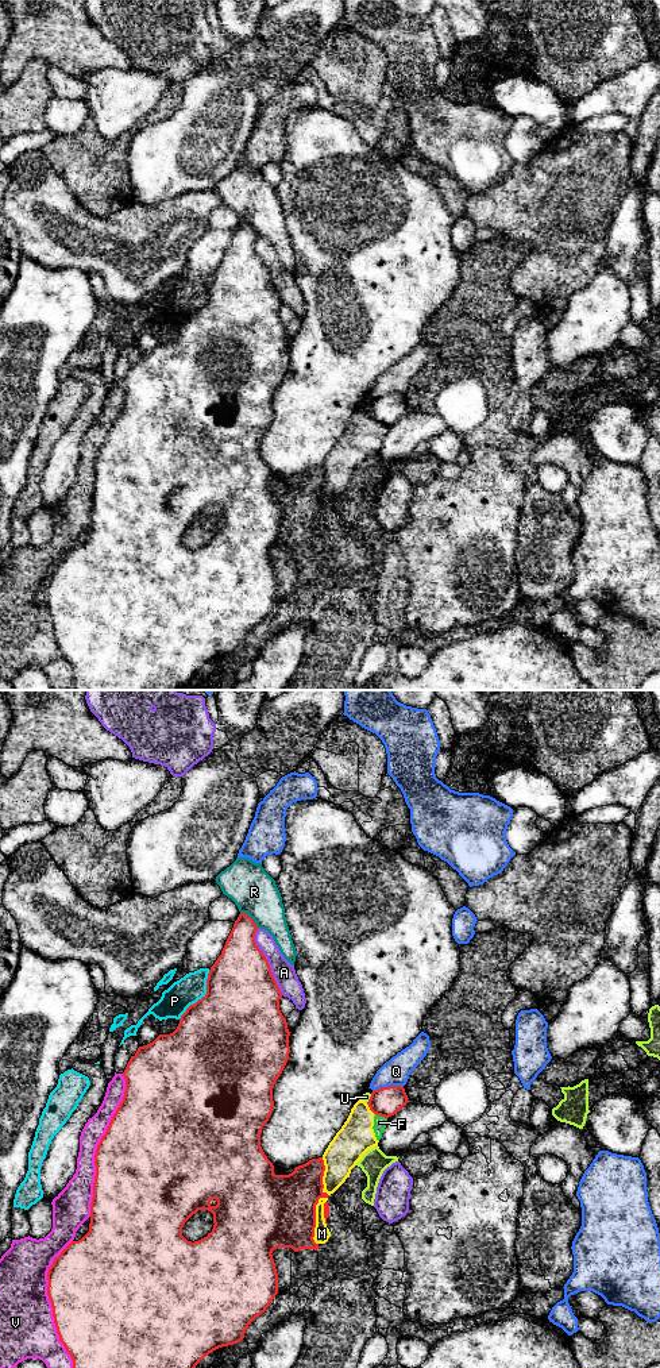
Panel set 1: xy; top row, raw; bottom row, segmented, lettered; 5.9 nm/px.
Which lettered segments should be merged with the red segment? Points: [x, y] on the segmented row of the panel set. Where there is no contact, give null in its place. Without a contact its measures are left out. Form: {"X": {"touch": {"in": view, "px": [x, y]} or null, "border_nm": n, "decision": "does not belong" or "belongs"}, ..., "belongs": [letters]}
{"A": {"touch": {"in": "xy", "px": [267, 962]}, "border_nm": 420, "decision": "does not belong"}, "F": {"touch": {"in": "xy", "px": [381, 1116]}, "border_nm": 80, "decision": "does not belong"}, "M": {"touch": {"in": "xy", "px": [320, 1197]}, "border_nm": 500, "decision": "does not belong"}, "P": {"touch": {"in": "xy", "px": [203, 997]}, "border_nm": 340, "decision": "does not belong"}, "Q": {"touch": {"in": "xy", "px": [388, 1086]}, "border_nm": 190, "decision": "does not belong"}, "R": {"touch": {"in": "xy", "px": [250, 917]}, "border_nm": 140, "decision": "belongs"}, "U": {"touch": {"in": "xy", "px": [370, 1098]}, "border_nm": 70, "decision": "does not belong"}, "V": {"touch": {"in": "xy", "px": [97, 1145]}, "border_nm": 850, "decision": "does not belong"}, "belongs": ["R"]}

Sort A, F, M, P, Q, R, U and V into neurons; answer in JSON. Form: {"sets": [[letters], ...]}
{"sets": [["A"], ["F", "M"], ["P"], ["Q"], ["R"], ["U"], ["V"]]}

